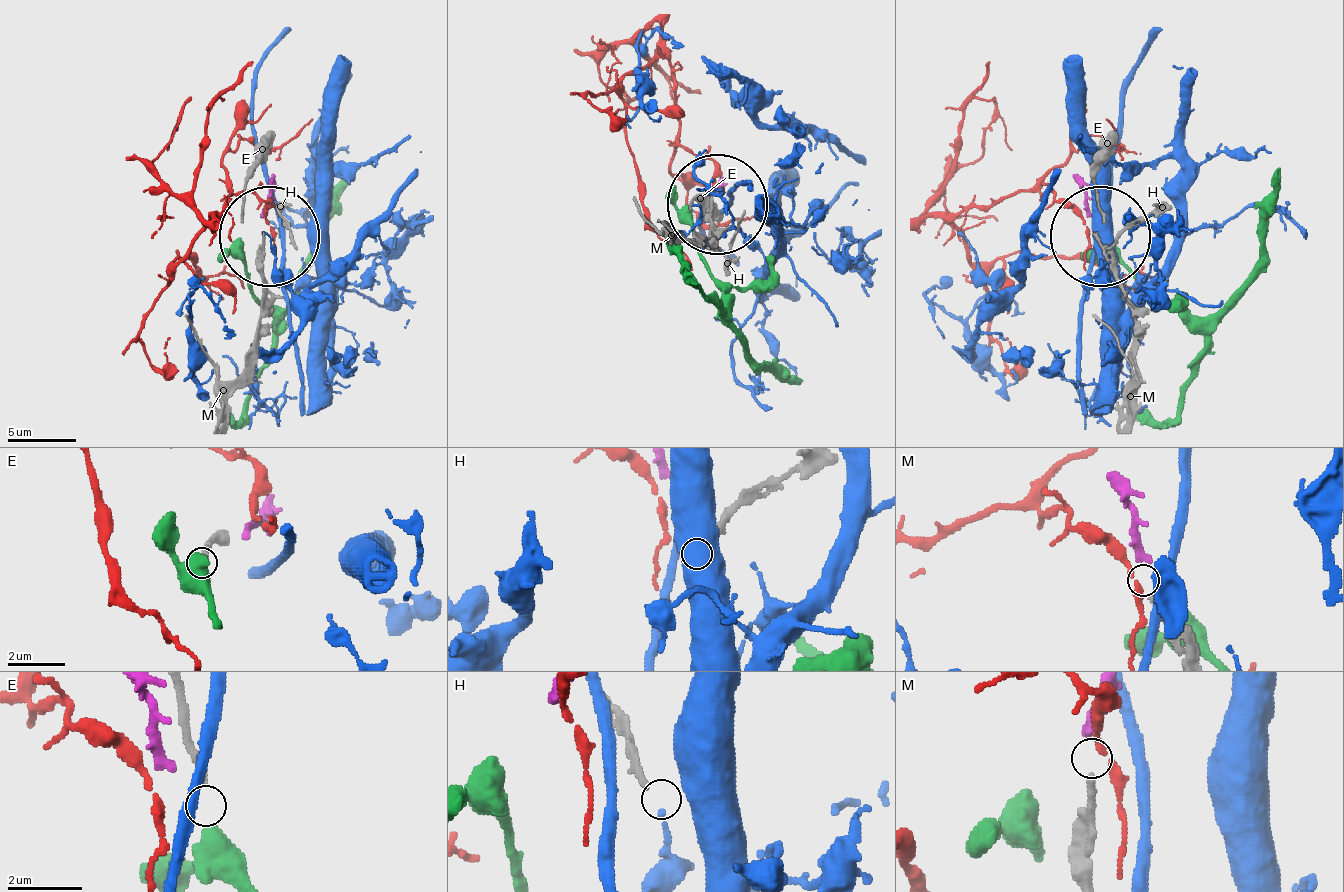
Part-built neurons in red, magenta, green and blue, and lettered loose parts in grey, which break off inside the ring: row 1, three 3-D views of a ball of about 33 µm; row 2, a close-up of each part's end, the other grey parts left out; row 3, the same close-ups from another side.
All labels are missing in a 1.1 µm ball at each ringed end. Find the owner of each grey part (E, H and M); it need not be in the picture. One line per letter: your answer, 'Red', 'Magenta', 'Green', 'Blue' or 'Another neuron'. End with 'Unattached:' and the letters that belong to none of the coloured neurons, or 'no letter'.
E: Green
H: Another neuron
M: Magenta
Unattached: H

